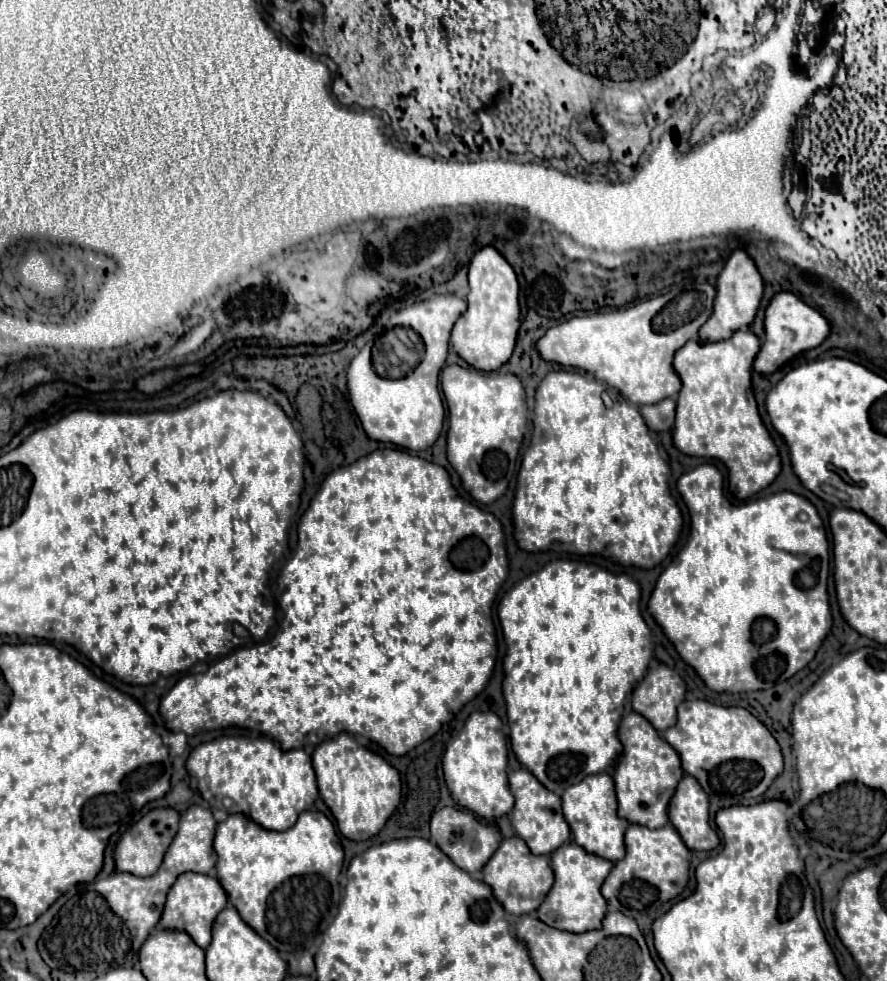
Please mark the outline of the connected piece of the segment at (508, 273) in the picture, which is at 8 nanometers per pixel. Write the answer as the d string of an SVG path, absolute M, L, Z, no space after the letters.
M483 247L477 251L469 265L469 295L467 311L457 319L451 345L453 349L475 369L495 371L509 361L517 331L519 331L519 281L513 267L495 247Z

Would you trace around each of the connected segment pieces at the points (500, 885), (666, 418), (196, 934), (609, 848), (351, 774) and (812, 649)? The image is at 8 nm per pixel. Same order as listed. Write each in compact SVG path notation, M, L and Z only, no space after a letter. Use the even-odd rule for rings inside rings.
M515 835L505 839L495 851L495 855L487 861L487 865L483 867L483 881L493 887L495 897L501 901L507 913L527 915L543 903L545 895L553 887L555 875L553 875L549 859L551 859L549 855L533 855L527 843Z
M667 397L655 405L643 405L641 413L643 413L643 419L647 421L649 429L659 433L659 431L667 431L673 427L675 409L677 409L677 403L671 397Z
M183 873L167 893L167 901L161 915L161 927L185 931L193 937L199 947L207 947L211 943L211 929L215 923L217 913L227 905L227 891L223 889L221 881L211 875L201 873Z
M609 773L587 775L581 783L571 785L561 795L563 799L563 815L571 827L573 841L585 847L589 853L595 853L609 861L621 861L625 857L625 843L623 833L629 827L625 819L617 815L617 797L615 797L615 783Z
M339 733L337 737L323 741L313 753L313 769L317 773L319 793L321 793L323 801L327 803L327 807L331 809L331 813L335 815L339 831L353 841L359 841L359 839L365 841L365 839L371 839L373 835L377 835L385 827L385 823L391 817L391 813L395 811L395 807L399 805L399 799L401 799L399 771L393 765L389 765L379 753L371 751L365 745L359 745L357 739L349 733Z
M705 463L695 467L691 473L681 475L677 481L677 489L689 507L691 515L691 539L683 547L683 551L673 559L673 563L661 573L655 591L649 599L649 611L655 617L655 621L665 629L667 637L675 643L681 657L695 667L699 677L713 689L713 691L725 691L725 693L739 693L739 691L757 691L757 689L769 689L789 677L793 677L797 671L801 671L817 653L823 639L833 627L833 615L829 607L829 593L827 593L827 579L829 579L829 541L825 533L825 525L815 509L815 505L791 491L773 493L763 499L753 499L745 503L731 503L723 493L723 473L713 465Z

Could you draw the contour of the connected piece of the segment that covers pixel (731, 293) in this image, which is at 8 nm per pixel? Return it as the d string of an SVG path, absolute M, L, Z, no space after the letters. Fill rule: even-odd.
M737 249L727 265L723 267L719 281L717 281L717 297L715 297L715 307L713 307L713 315L709 317L709 321L701 327L699 331L699 339L701 341L721 341L721 339L729 339L737 329L745 329L751 325L751 321L757 315L759 303L763 297L763 277L755 265L755 261L743 251Z

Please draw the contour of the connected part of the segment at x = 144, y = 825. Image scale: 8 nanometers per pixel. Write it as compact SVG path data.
M161 807L149 811L139 823L135 823L131 829L127 829L115 849L115 865L119 871L133 873L137 877L147 877L157 873L159 865L163 863L163 855L167 847L171 845L175 833L179 829L179 813L171 807Z

